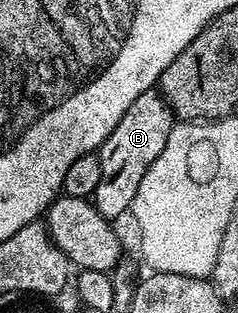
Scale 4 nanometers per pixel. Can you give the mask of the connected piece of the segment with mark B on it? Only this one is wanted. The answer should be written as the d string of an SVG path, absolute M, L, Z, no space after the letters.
M156 89L143 92L143 96L139 96L131 108L127 108L123 120L115 124L115 132L107 136L99 151L99 169L103 172L99 176L99 188L95 188L91 201L102 216L116 220L130 213L135 192L139 192L139 183L143 181L147 168L155 164L159 152L167 148L167 136L171 136L174 125L173 109Z

